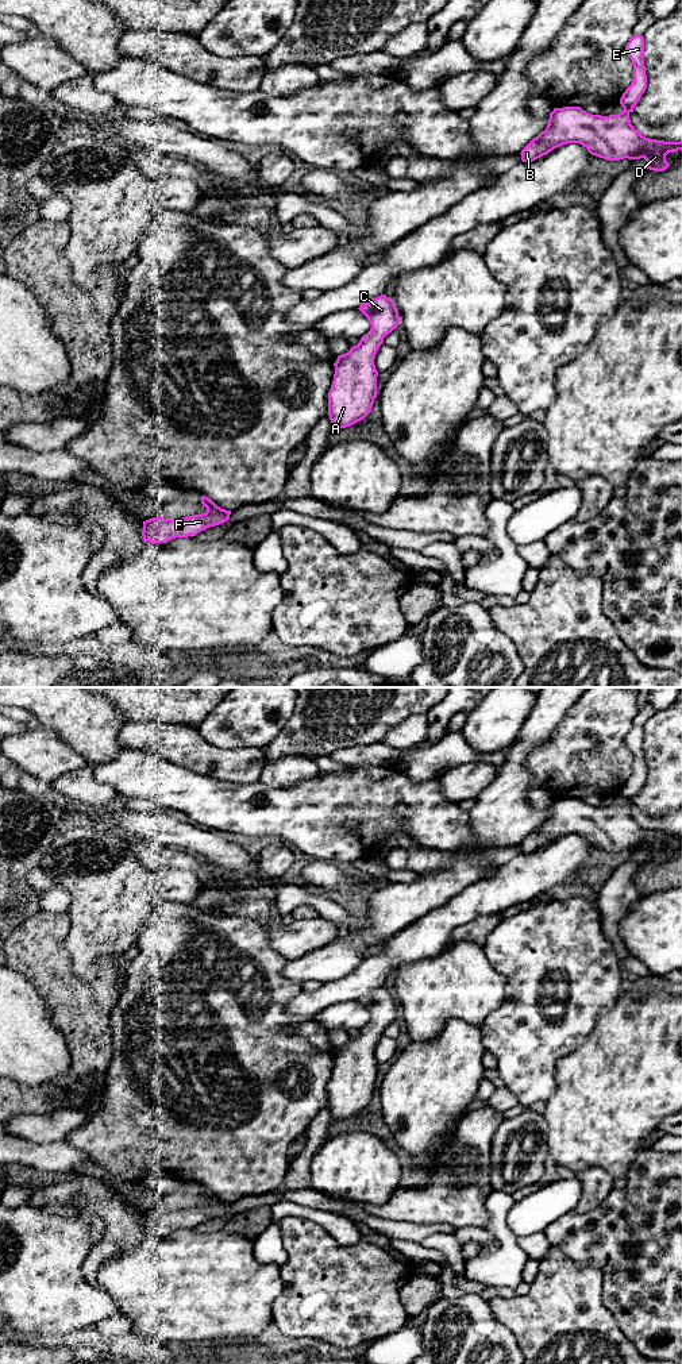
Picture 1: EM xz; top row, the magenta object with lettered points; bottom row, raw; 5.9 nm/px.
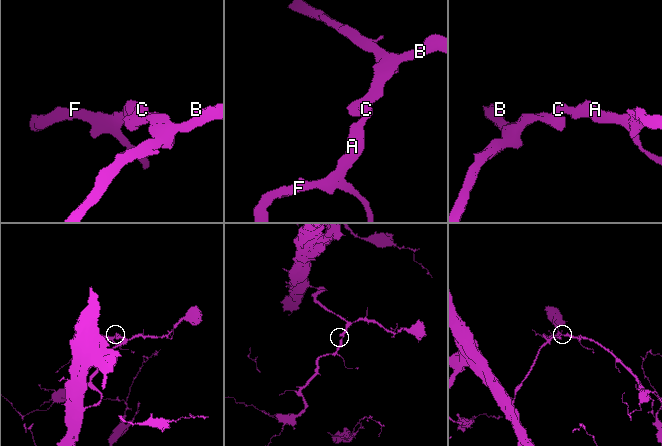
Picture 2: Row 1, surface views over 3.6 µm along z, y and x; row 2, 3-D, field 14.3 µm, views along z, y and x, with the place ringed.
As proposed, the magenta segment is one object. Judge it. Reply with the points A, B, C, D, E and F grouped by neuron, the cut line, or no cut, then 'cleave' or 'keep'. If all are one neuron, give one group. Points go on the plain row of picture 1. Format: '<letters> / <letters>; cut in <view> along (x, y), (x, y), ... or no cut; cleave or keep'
A B C D E F; no cut; keep

